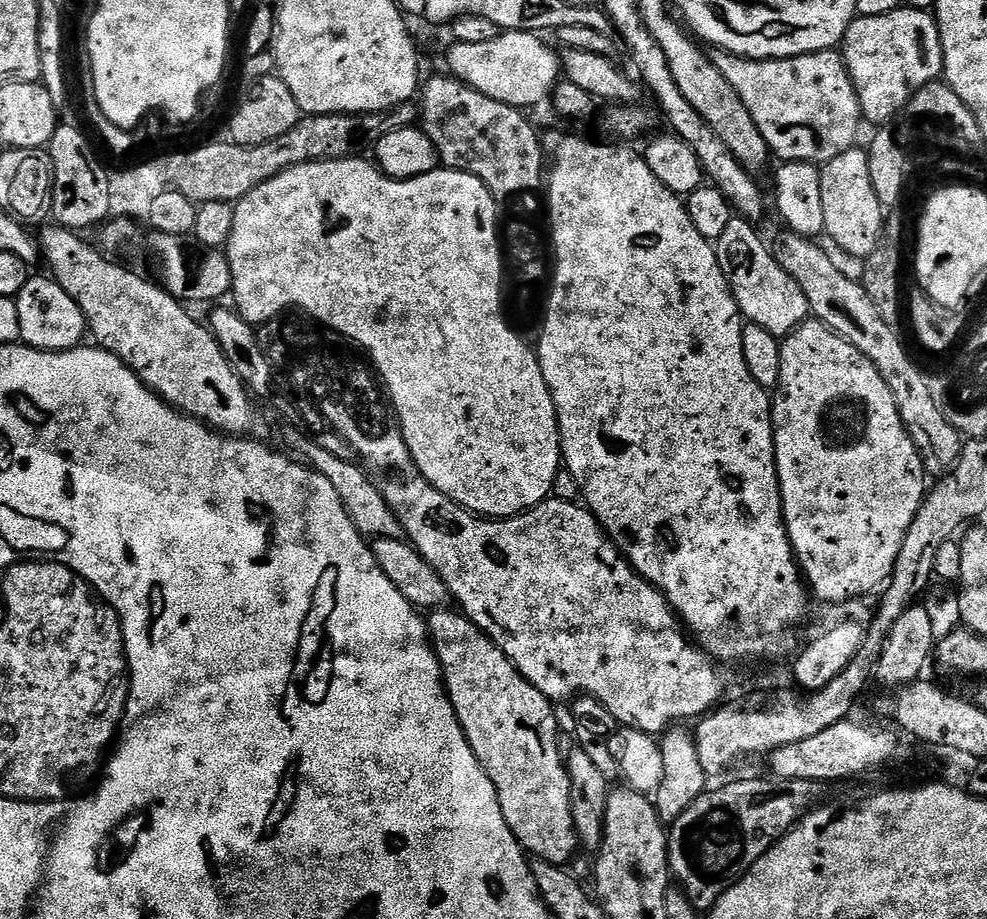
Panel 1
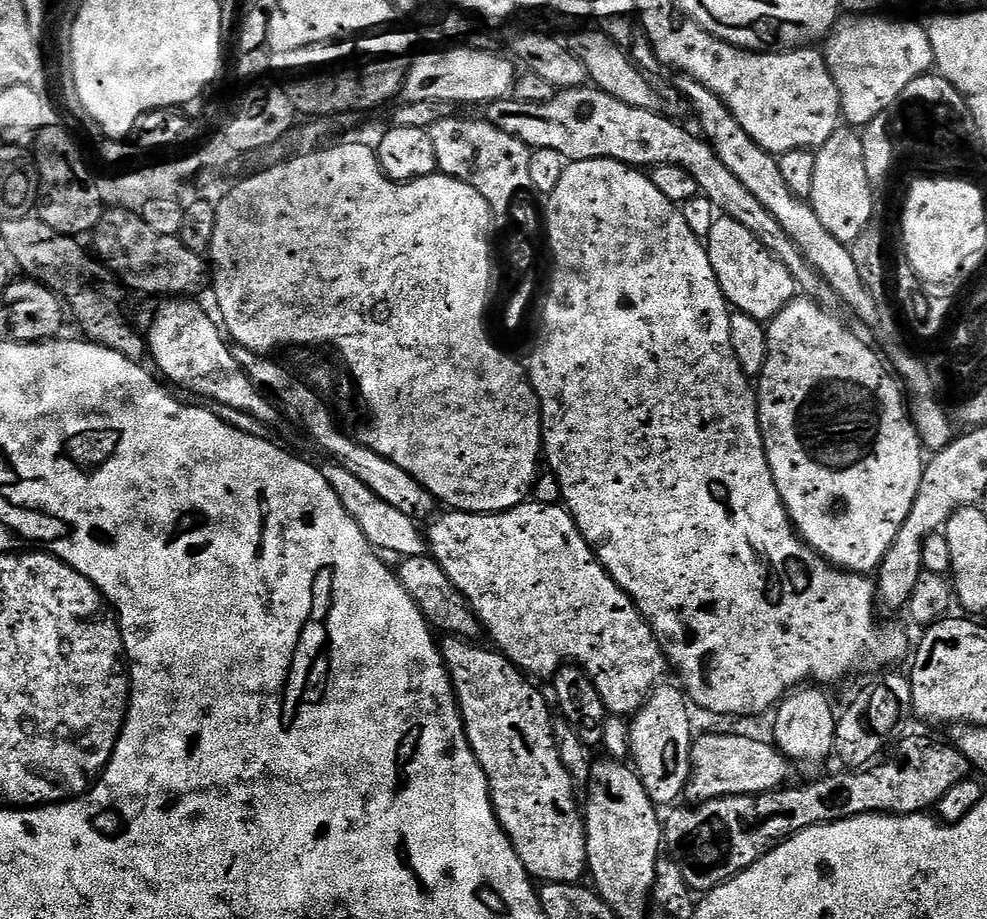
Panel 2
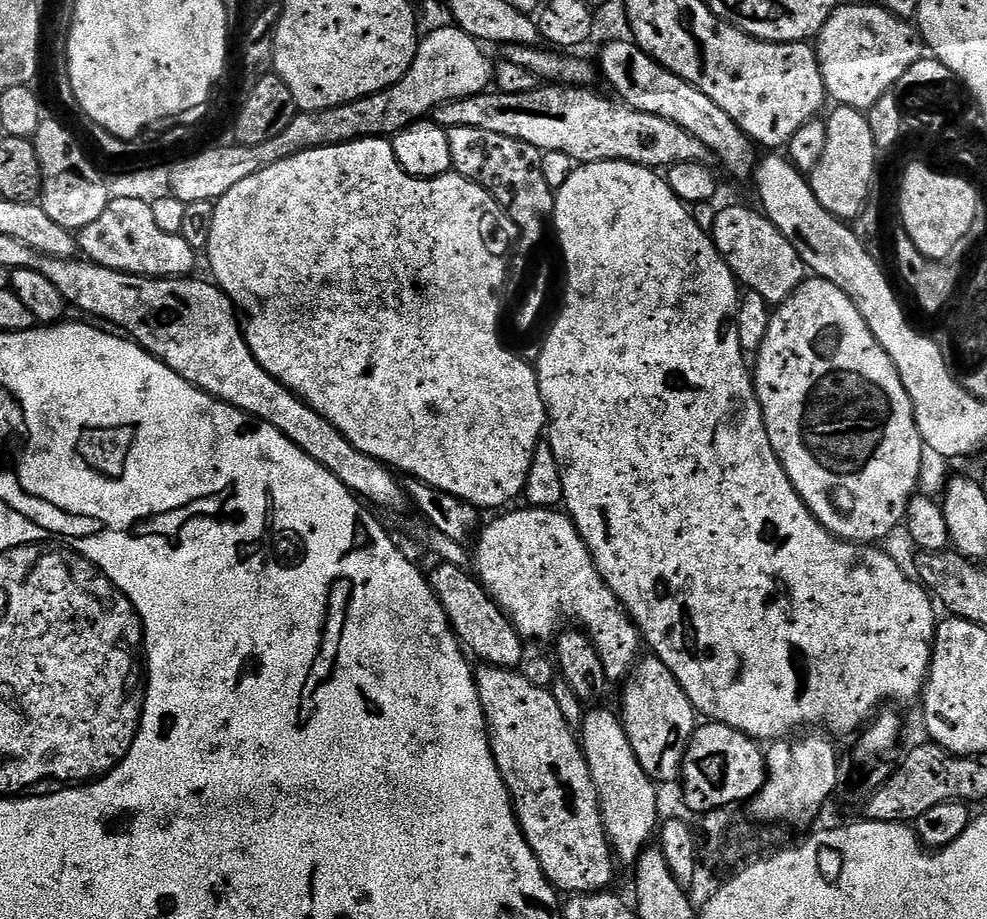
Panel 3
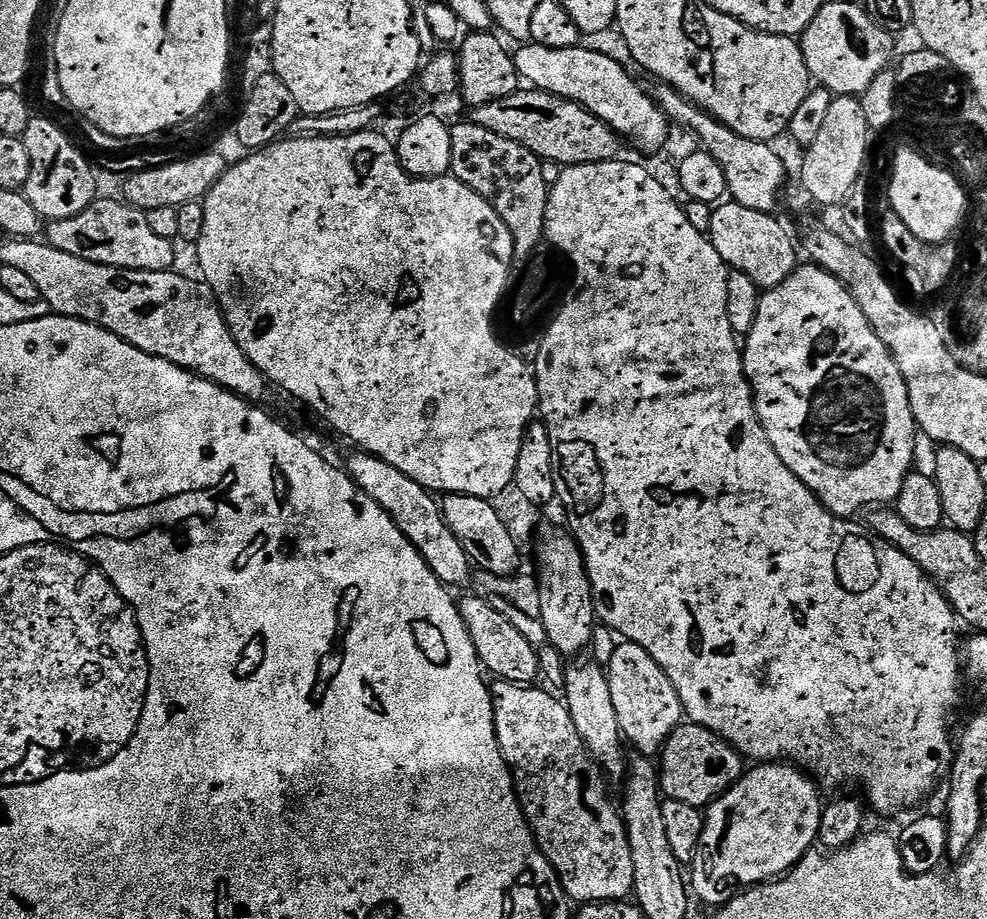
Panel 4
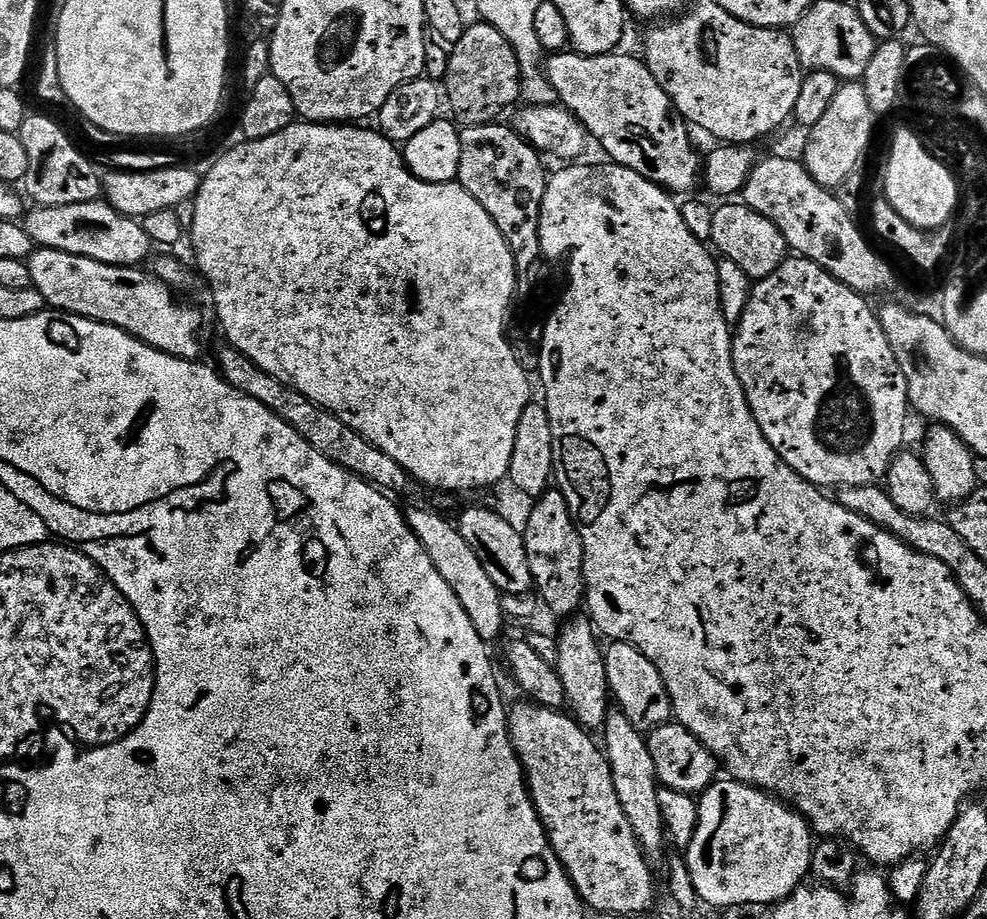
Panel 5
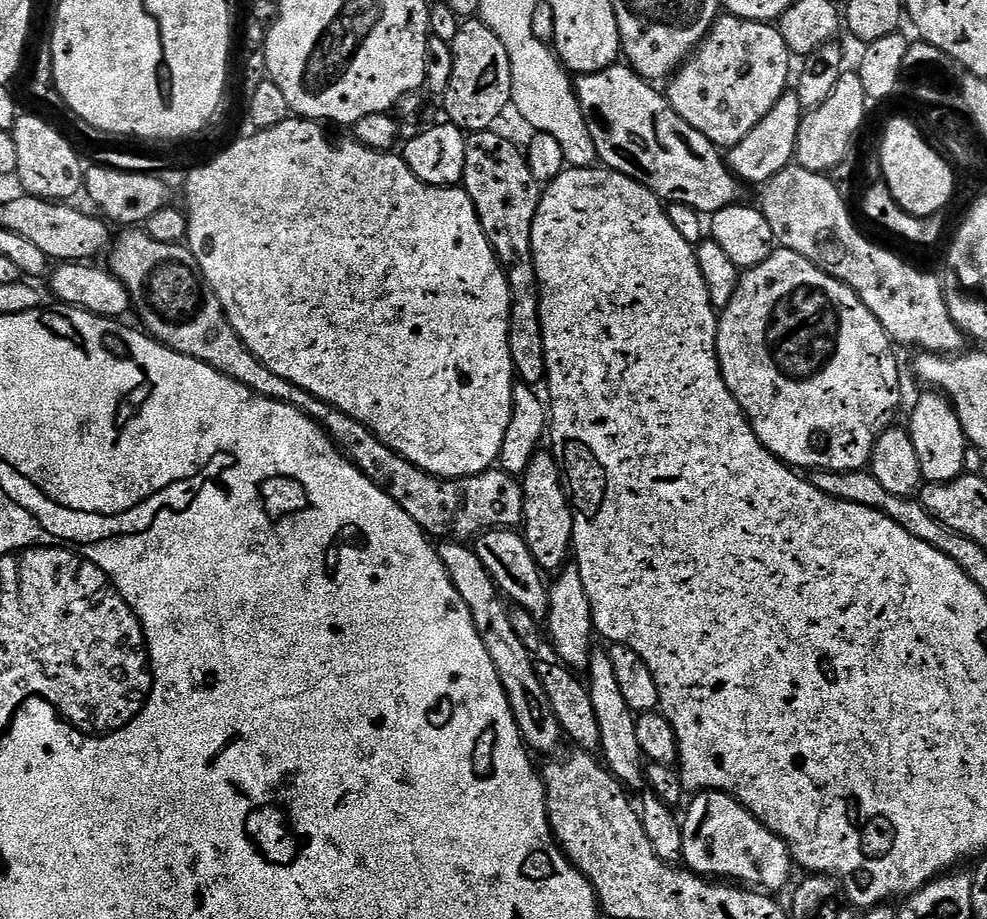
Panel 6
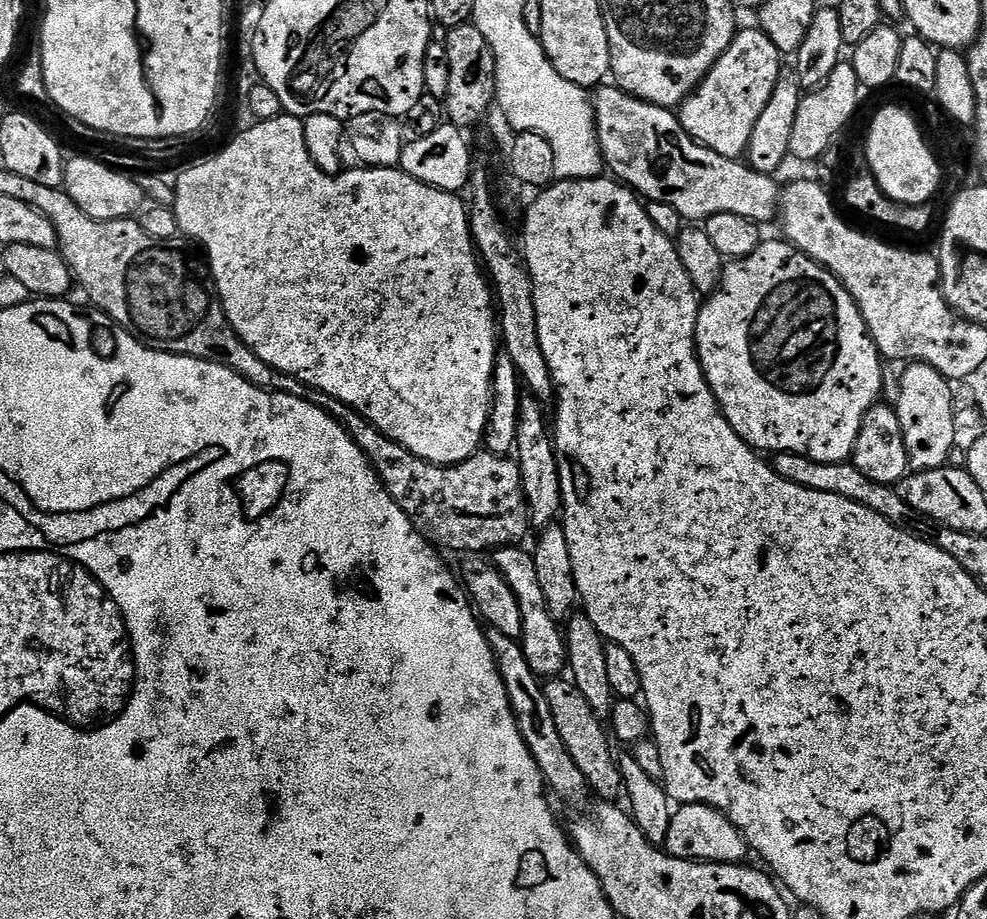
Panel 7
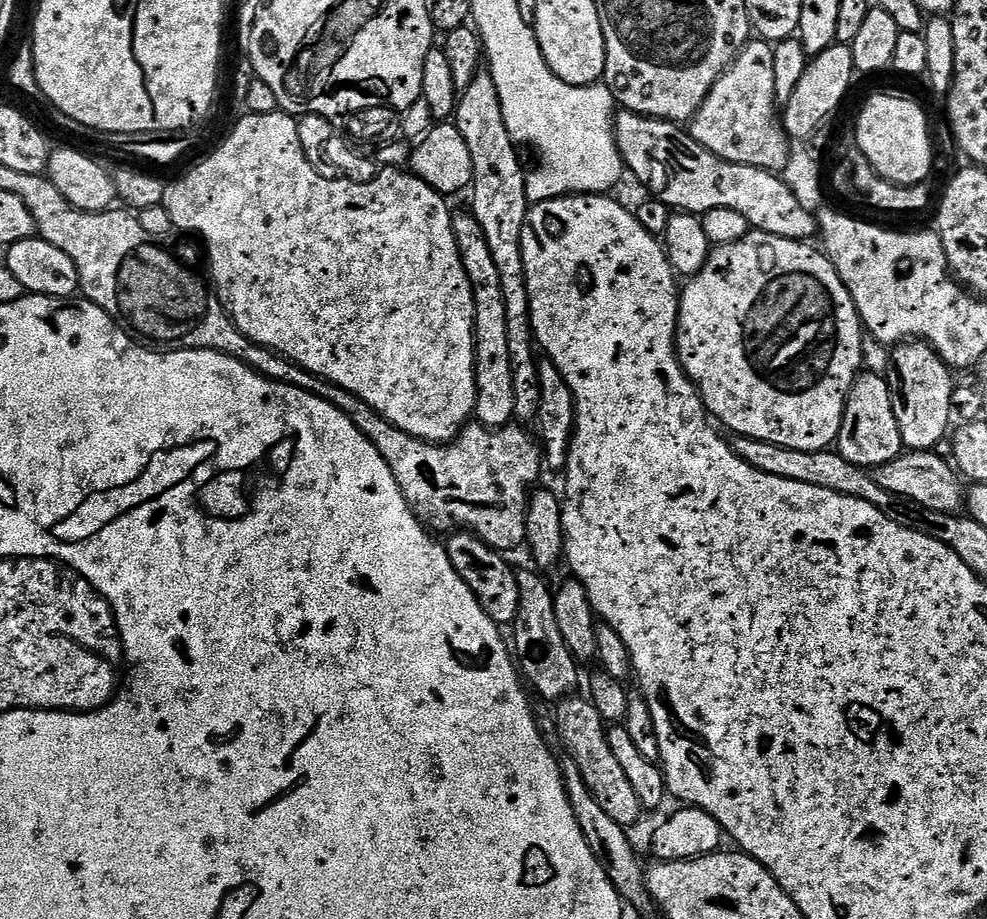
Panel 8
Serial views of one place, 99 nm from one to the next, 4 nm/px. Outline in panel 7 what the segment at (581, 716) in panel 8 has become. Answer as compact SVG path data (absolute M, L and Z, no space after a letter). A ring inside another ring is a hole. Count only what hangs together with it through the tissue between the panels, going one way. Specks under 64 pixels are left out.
M570 678L549 679L544 684L544 693L546 702L550 702L554 722L558 722L558 734L562 734L562 742L570 750L570 758L578 762L578 770L582 770L582 774L588 779L589 789L593 793L596 791L601 801L615 801L616 795L625 791L625 773L622 771L622 764L620 768L612 753L613 741L605 721L594 712L590 702L586 702L582 690L578 690L578 686Z

